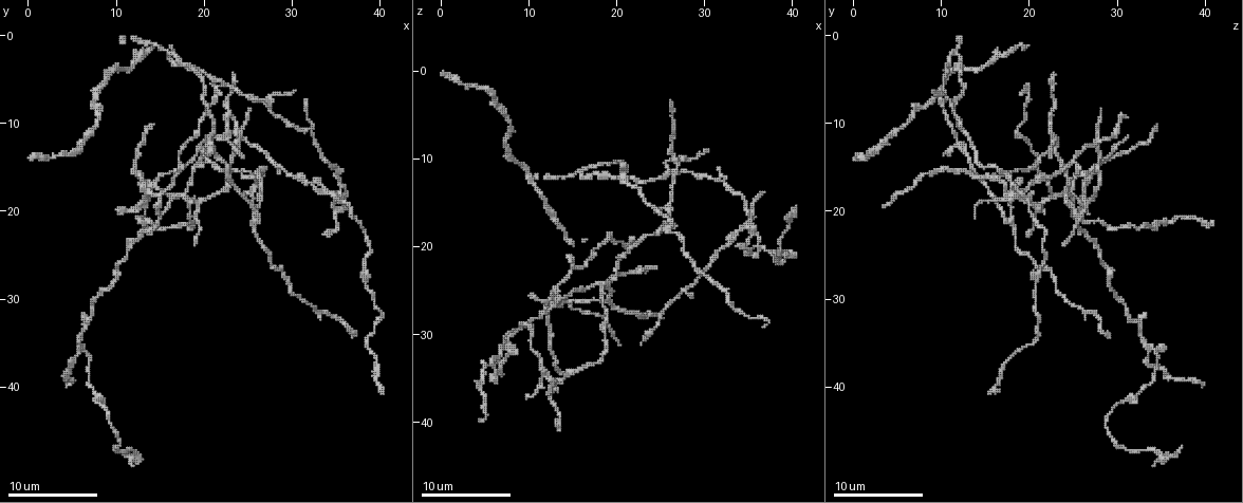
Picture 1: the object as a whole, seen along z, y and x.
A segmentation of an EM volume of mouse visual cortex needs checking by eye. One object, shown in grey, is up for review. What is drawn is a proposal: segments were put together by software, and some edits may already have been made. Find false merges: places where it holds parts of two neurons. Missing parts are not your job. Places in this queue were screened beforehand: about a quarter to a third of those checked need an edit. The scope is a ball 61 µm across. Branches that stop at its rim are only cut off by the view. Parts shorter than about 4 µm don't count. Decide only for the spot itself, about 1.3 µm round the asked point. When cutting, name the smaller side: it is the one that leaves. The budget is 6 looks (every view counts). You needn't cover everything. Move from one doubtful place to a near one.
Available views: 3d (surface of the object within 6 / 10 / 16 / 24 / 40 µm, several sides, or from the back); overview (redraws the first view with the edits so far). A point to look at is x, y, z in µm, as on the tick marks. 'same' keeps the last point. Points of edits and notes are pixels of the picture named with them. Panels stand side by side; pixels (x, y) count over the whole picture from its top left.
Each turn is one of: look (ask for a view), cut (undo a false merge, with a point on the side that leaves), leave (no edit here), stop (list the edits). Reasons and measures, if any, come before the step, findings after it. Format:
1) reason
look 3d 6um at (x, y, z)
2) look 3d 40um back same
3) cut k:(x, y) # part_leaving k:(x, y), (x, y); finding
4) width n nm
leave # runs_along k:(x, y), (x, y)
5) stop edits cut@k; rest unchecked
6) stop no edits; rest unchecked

calibre changes
look 3d 16um at (12.8, 21.2, 36.6)

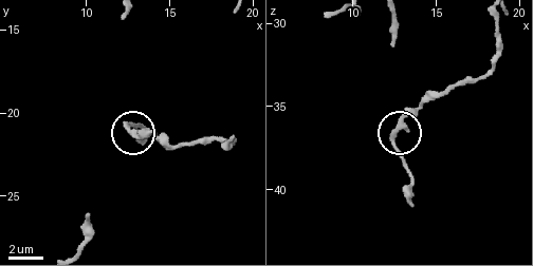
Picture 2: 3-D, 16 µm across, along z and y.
look 3d 16um back at (12.8, 21.2, 36.4)

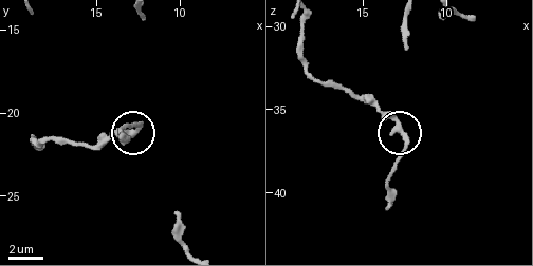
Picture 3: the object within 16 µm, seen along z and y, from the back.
leave # runs_along 3:(302, 17), (304, 63), (390, 119), (404, 145), (394, 169); all the same neuron

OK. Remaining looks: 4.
sudden change in width
look 3d 10um at (11.8, 23.8, 27.8)

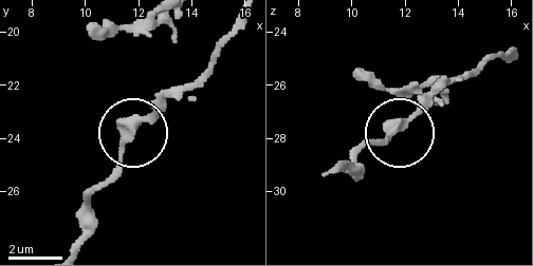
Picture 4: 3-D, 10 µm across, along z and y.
look 3d 10um back at (11.6, 24.0, 27.8)

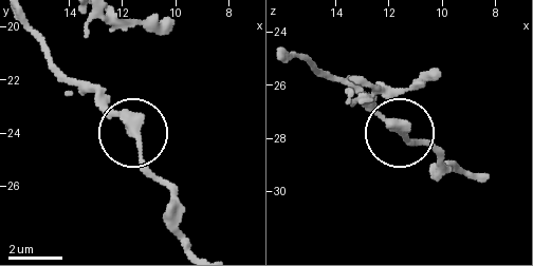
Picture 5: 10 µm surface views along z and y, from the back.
width 320 nm
leave # runs_along 5:(19, 22), (60, 70), (128, 124), (160, 183); one neuron here

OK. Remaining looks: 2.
three-way junction
look 3d 6um at (20.0, 13.2, 23.2)

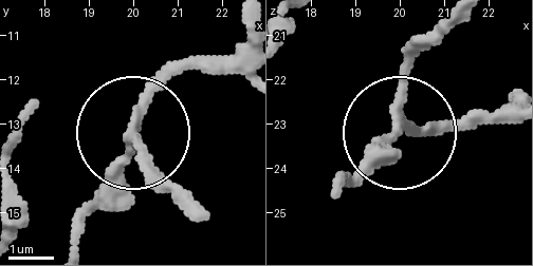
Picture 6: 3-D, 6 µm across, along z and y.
width 200 nm
leave # runs_along 6:(443, 23), (405, 69), (398, 121), (474, 118); continuous, no second neuron

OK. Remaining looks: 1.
stop no edits; rest unchecked

